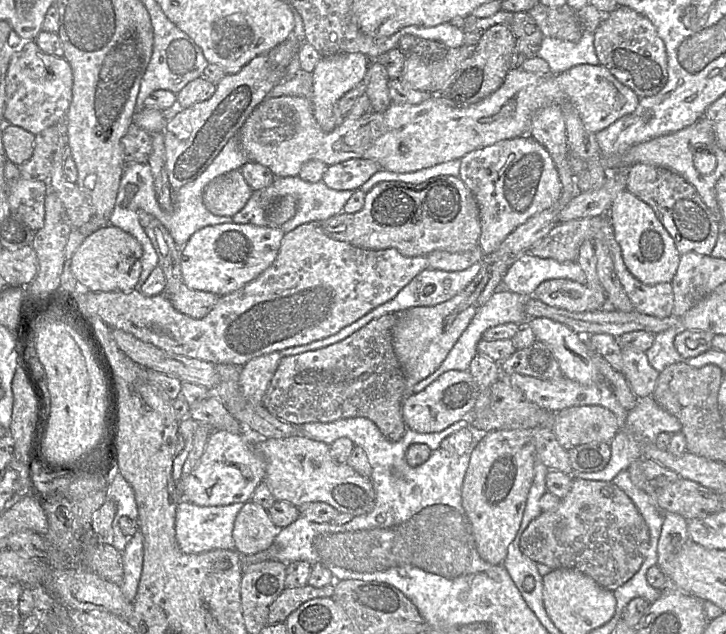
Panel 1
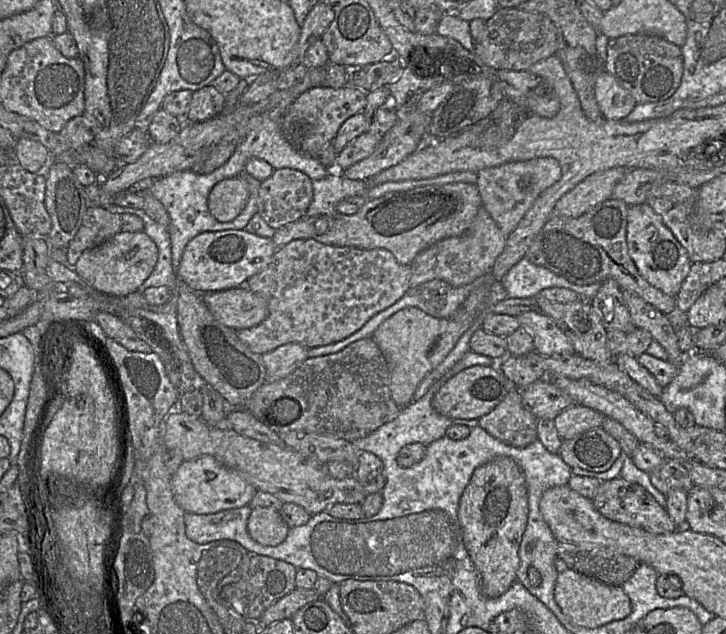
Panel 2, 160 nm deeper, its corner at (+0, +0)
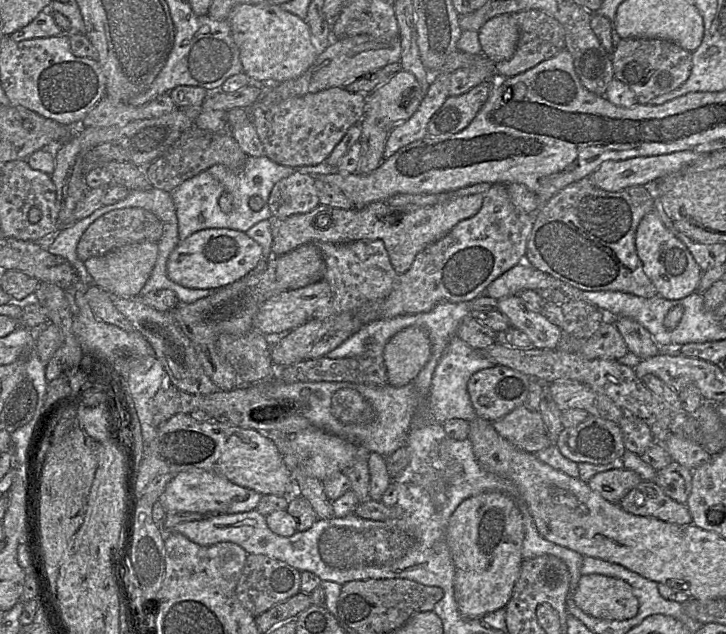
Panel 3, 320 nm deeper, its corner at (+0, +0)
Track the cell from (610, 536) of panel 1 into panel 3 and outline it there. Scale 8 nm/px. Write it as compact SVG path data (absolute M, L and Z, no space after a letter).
M640 482L620 500L619 506L637 516L654 517L678 525L692 524L686 504L668 497L656 482Z

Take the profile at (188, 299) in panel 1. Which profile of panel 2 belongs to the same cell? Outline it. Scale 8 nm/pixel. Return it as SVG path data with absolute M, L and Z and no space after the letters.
M245 287L209 292L201 298L219 322L234 330L255 327L268 313L266 300Z

